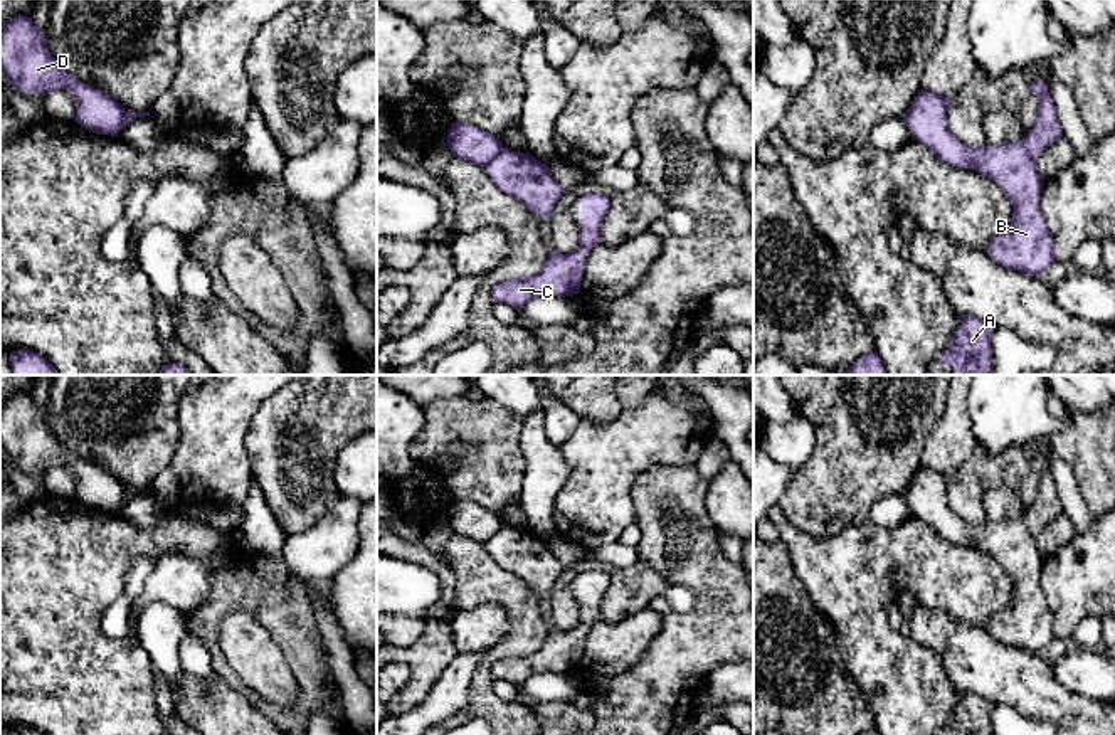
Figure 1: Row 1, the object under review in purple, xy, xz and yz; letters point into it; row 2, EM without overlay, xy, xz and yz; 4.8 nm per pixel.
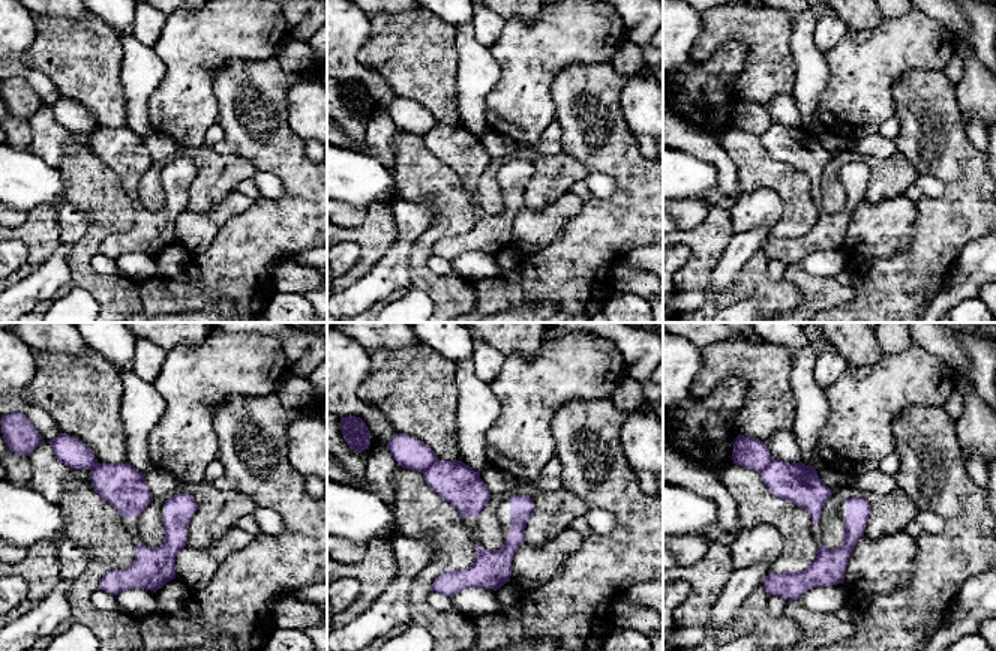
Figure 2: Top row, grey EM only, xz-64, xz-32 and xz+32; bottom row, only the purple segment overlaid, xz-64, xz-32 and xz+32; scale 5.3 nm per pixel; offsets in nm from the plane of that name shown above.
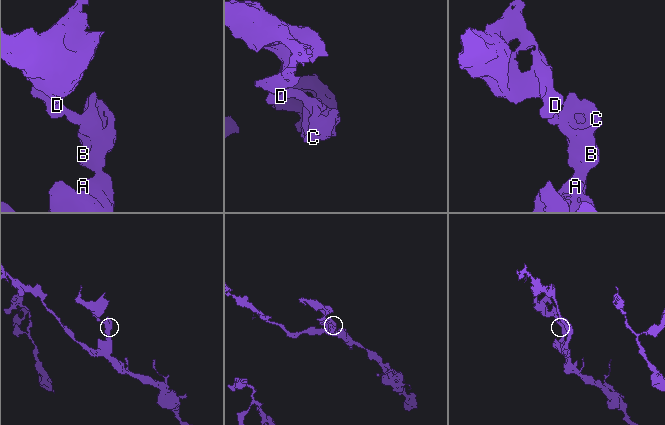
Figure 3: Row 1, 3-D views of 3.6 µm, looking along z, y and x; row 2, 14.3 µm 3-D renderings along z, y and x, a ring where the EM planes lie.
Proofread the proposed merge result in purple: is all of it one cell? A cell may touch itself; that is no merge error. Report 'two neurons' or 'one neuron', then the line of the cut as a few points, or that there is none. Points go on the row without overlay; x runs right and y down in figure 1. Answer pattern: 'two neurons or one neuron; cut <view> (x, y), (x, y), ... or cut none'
two neurons; cut xz (503, 525), (483, 544)

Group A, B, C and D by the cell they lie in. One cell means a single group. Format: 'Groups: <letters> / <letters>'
Groups: A B C / D

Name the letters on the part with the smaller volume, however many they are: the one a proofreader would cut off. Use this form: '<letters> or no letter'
D

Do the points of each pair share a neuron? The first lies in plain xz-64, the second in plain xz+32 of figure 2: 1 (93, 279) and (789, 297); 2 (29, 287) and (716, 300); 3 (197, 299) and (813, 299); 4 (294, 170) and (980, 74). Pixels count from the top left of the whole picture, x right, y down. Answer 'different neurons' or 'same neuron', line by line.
1: same neuron
2: different neurons
3: same neuron
4: different neurons

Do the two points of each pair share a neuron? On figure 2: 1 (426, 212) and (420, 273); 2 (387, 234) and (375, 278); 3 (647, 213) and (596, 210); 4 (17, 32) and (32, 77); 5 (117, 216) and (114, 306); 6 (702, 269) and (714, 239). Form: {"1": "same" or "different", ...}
{"1": "different", "2": "different", "3": "same", "4": "same", "5": "same", "6": "same"}

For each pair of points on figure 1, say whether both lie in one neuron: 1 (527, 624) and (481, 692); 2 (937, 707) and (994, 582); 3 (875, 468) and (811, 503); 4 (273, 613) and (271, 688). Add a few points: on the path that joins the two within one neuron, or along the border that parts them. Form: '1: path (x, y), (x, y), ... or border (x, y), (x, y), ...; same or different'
1: path (510, 641), (488, 661), (483, 675); same
2: path (875, 645), (875, 579), (892, 562), (932, 565); same
3: path (860, 468), (855, 468), (826, 495); same
4: border (246, 613), (268, 633), (283, 653), (293, 675); different

